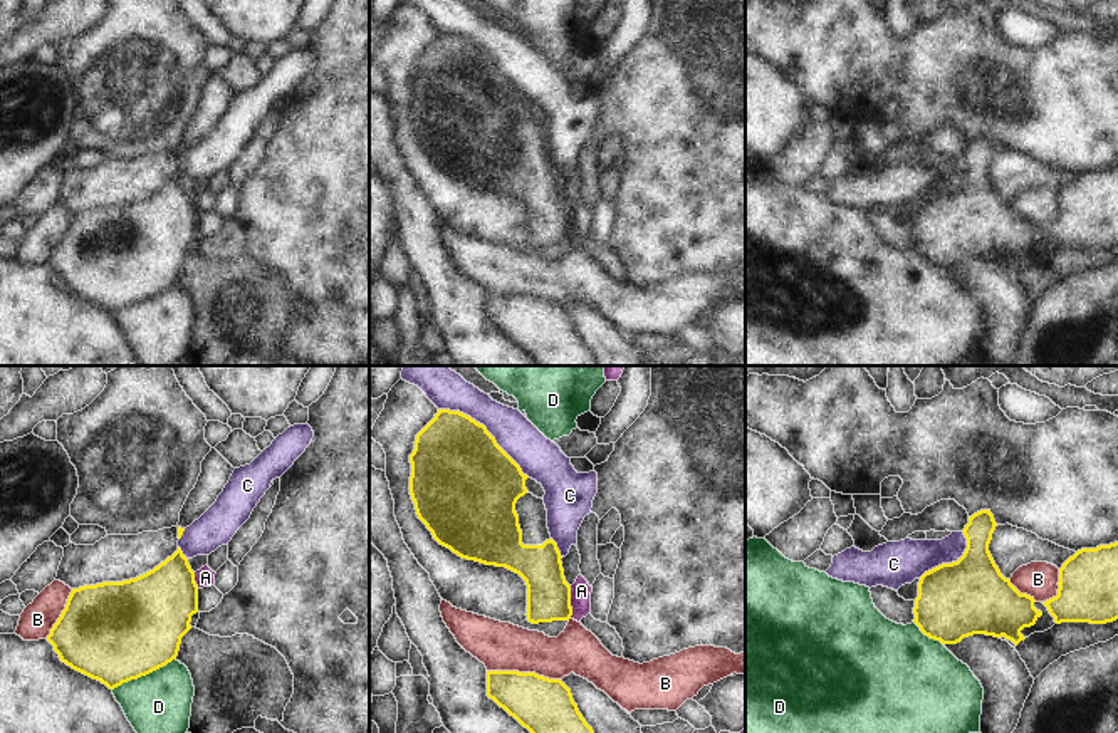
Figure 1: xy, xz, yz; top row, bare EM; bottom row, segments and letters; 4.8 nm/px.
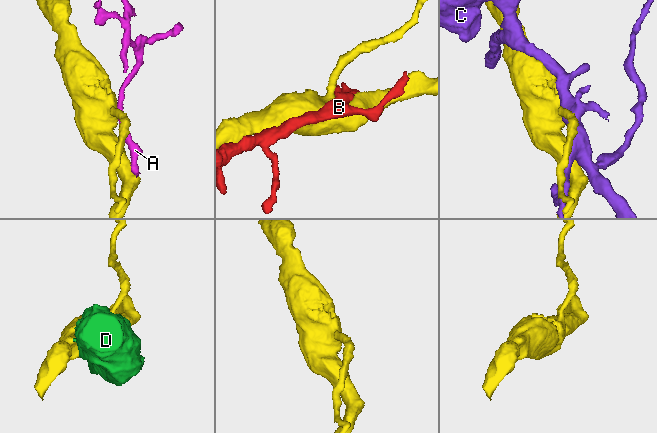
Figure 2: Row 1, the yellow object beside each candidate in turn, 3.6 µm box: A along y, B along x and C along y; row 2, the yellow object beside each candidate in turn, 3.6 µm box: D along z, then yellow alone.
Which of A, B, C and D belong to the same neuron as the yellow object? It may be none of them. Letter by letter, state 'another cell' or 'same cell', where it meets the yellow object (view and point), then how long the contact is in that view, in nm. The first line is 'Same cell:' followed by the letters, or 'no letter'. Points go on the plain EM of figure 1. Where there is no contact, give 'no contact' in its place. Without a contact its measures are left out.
Same cell: no letter
A: another cell | xz (569, 227) | 160 nm
B: another cell | xz (524, 297) | 360 nm
C: another cell | xz (485, 54) | 550 nm
D: another cell | xy (143, 299) | 340 nm

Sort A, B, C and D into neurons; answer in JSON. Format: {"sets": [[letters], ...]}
{"sets": [["A"], ["B"], ["C"], ["D"]]}

